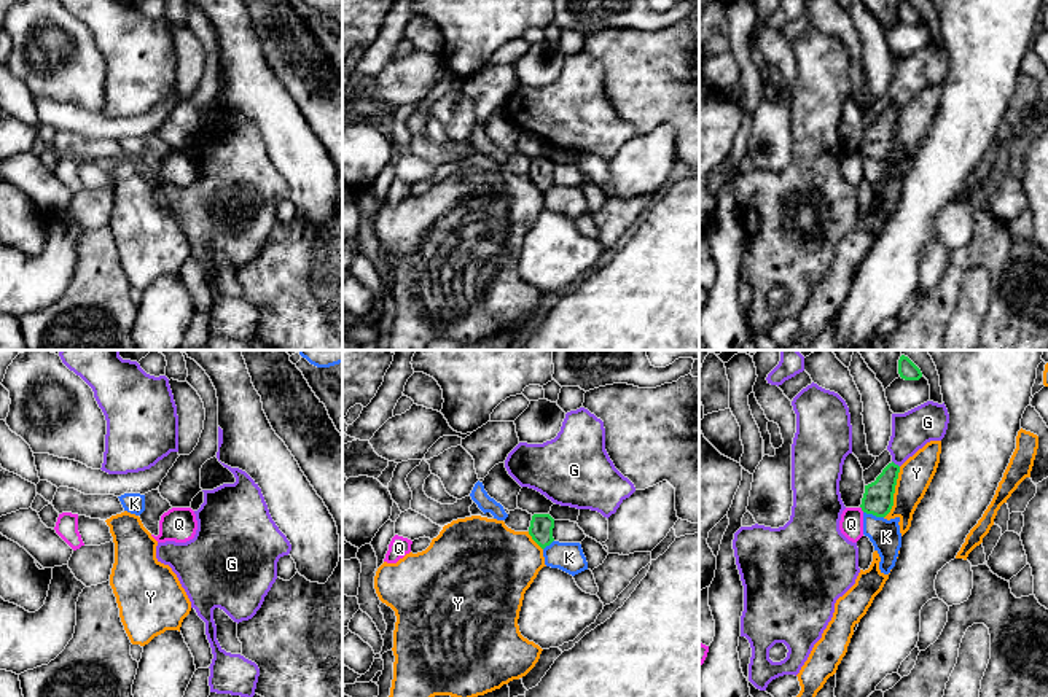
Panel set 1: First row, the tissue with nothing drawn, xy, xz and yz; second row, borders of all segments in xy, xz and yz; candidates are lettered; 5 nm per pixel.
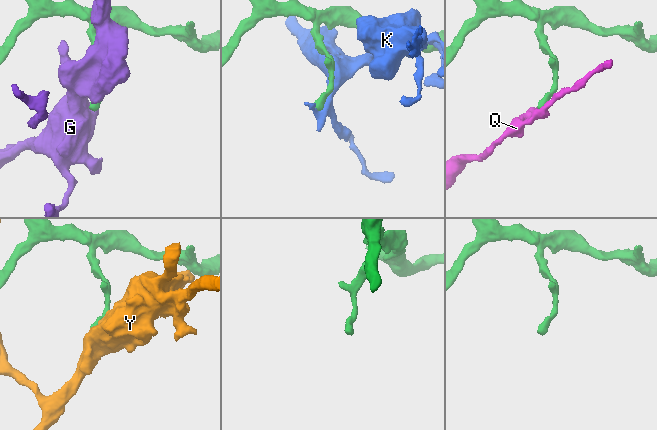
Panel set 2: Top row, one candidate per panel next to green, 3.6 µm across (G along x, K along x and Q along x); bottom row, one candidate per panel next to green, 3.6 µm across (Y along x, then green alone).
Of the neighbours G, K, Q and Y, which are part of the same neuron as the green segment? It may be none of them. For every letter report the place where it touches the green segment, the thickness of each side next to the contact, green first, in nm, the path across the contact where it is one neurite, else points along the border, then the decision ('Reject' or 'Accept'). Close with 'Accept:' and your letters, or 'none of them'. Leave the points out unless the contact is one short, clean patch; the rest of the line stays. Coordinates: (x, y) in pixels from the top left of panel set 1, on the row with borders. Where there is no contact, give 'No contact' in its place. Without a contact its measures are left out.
G: Touches green at yz (894, 463). Thickness 160 nm (green) against 190 nm. Reject
K: Touches green at yz (873, 514). Thickness 160 nm (green) against 150 nm. Reject
Q: Touches green at yz (862, 510). Thickness 160 nm (green) against 120 nm. Boundary: yz (860, 506), (864, 511). Reject
Y: Touches green at yz (894, 492). Thickness 160 nm (green) against 170 nm. Boundary: yz (900, 467), (894, 505), (884, 517). Reject
Accept: none of them

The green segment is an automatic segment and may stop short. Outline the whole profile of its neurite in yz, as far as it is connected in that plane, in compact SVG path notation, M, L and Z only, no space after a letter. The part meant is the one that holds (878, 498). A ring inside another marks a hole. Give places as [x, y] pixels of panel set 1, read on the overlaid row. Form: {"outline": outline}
{"outline": "M889 463L874 482L865 485L862 511L876 517L886 517L894 506L894 493L900 466Z"}

